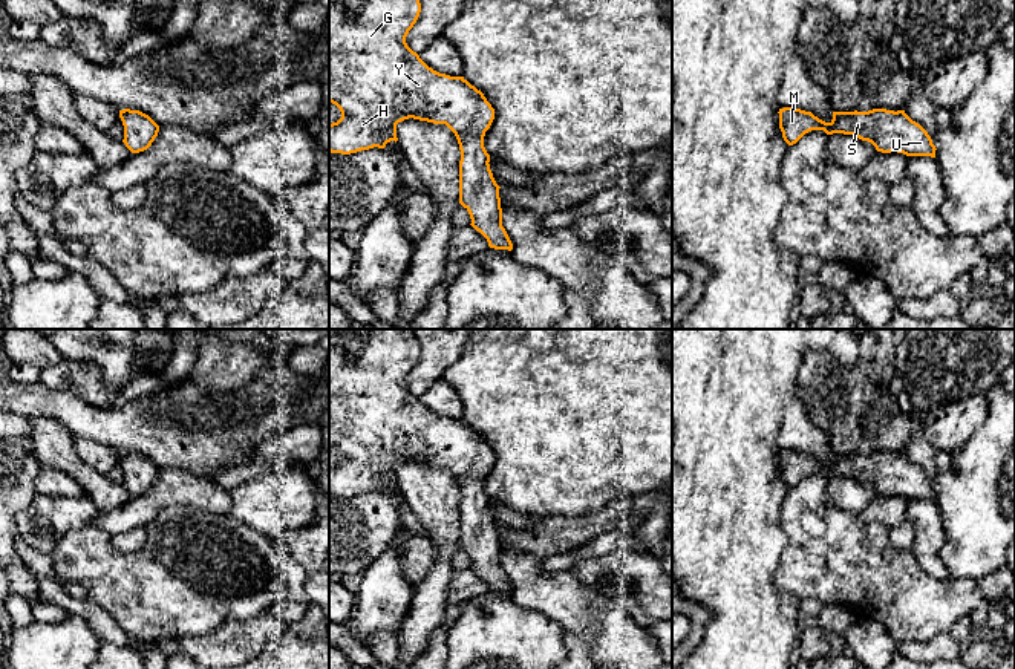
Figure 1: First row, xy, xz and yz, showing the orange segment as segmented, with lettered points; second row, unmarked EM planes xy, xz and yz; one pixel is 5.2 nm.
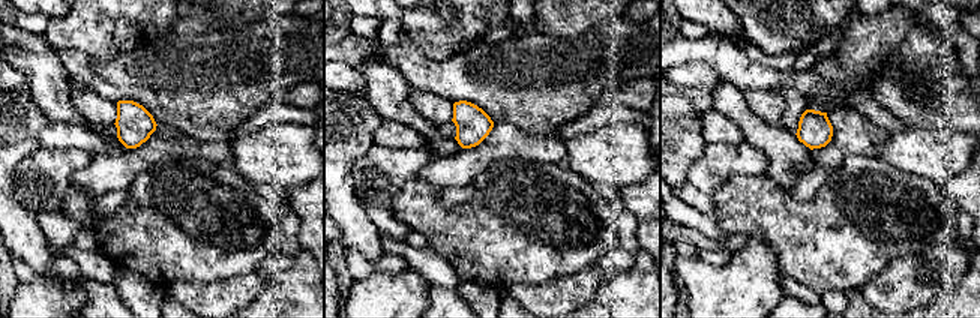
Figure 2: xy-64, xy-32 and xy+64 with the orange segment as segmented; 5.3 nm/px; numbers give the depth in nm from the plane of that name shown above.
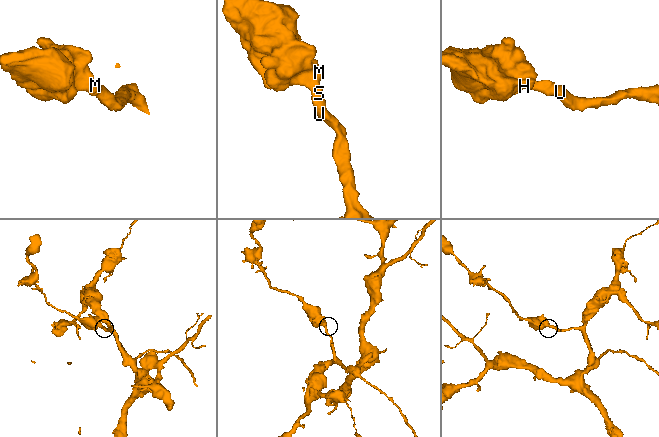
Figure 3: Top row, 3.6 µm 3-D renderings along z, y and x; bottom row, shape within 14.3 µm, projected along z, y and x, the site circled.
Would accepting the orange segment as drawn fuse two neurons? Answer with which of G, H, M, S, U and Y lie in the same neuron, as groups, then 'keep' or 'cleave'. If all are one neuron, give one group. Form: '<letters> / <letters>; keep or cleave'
G H M S U Y; keep

